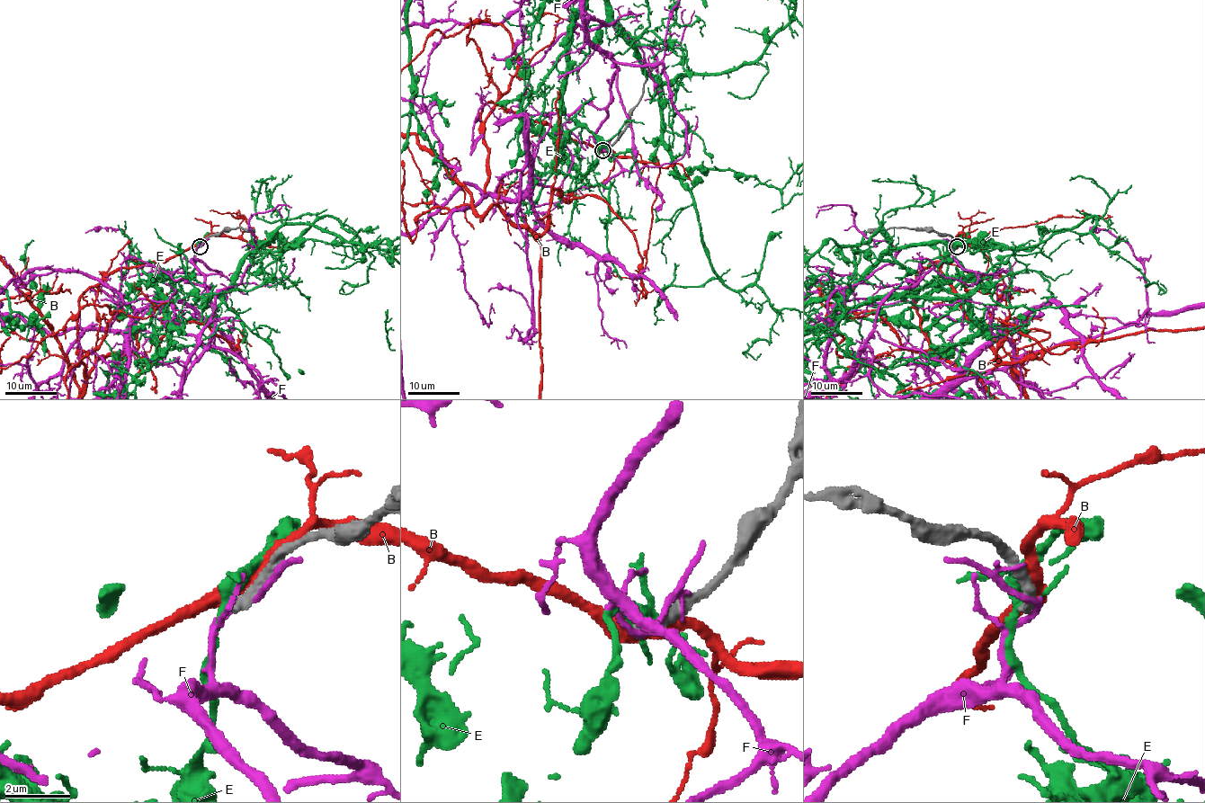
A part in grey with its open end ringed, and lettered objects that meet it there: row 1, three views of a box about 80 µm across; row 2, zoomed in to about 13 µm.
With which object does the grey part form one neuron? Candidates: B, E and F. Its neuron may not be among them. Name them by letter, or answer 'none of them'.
none of them

